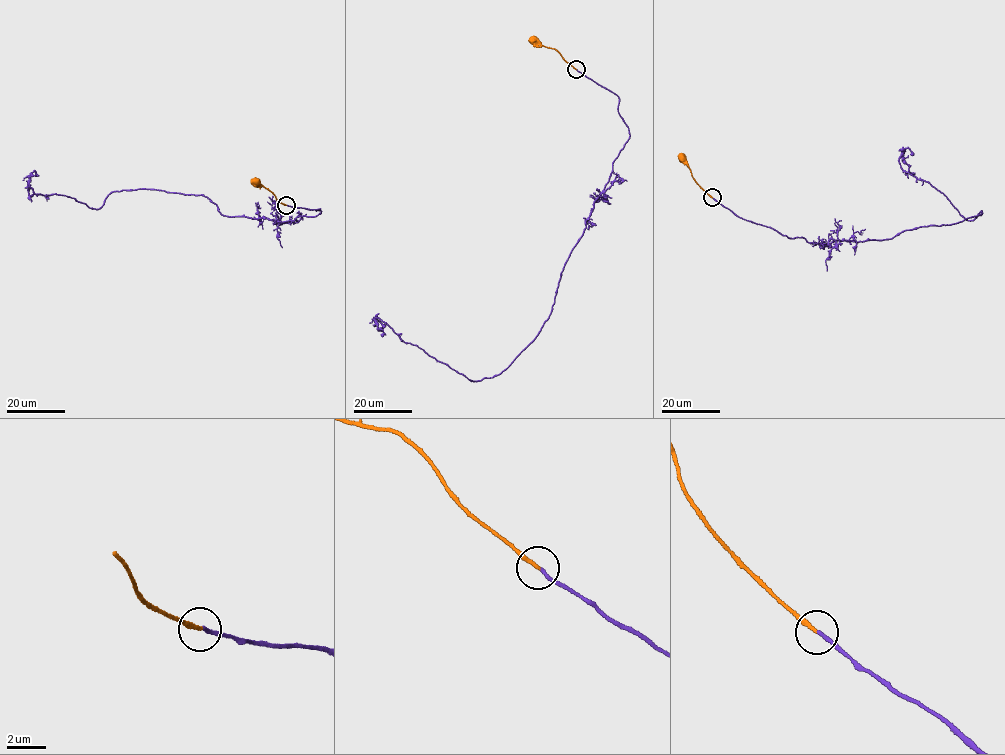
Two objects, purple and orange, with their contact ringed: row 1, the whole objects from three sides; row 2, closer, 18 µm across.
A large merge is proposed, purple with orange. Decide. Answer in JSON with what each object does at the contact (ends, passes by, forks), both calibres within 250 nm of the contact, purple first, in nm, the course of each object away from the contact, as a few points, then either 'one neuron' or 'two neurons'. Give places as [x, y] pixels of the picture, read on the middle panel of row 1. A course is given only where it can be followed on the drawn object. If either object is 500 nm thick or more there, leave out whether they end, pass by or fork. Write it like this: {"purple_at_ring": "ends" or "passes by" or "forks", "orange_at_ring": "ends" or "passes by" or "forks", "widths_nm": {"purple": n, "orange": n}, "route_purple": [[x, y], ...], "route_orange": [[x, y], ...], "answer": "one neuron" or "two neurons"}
{"purple_at_ring": "ends", "orange_at_ring": "ends", "widths_nm": {"purple": 180, "orange": 220}, "route_purple": [[576, 69], [617, 95], [630, 136], [538, 335], [500, 373], [472, 381], [376, 318], [382, 336]], "route_orange": [[576, 69], [555, 49], [529, 39]], "answer": "one neuron"}

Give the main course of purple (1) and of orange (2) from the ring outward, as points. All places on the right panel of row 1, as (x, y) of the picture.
1: (712, 198), (791, 238), (828, 244), (982, 213), (964, 217), (906, 172), (901, 157), (914, 174)
2: (712, 197), (692, 176), (679, 155)

